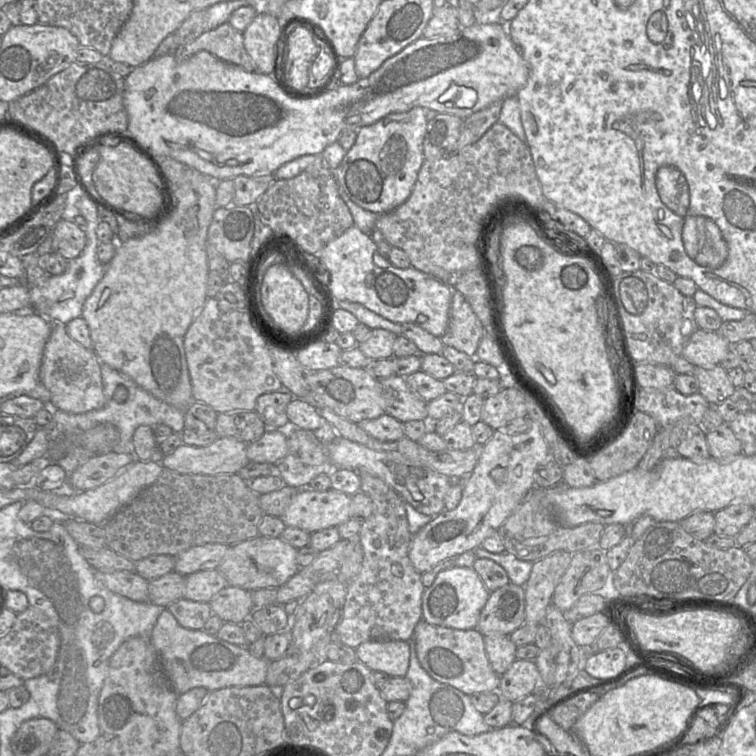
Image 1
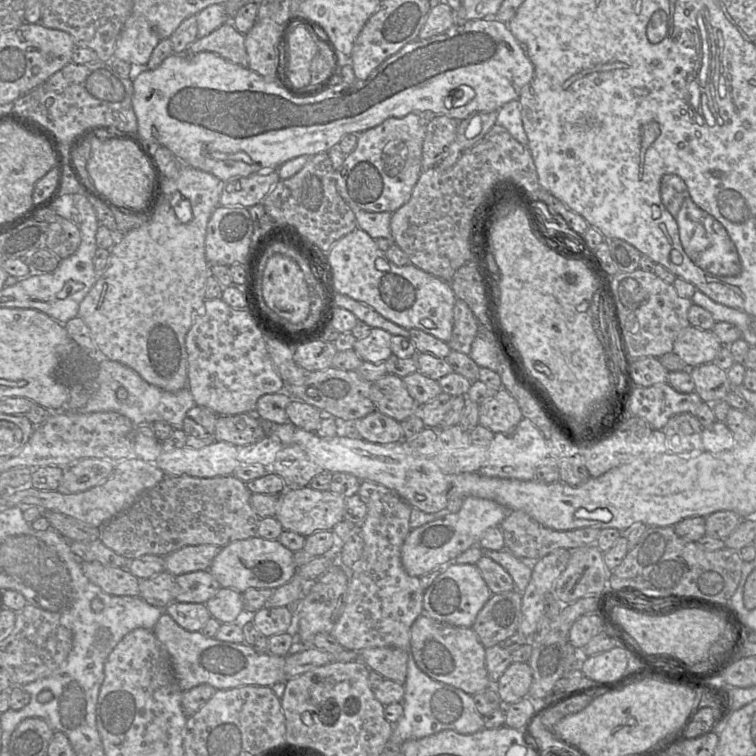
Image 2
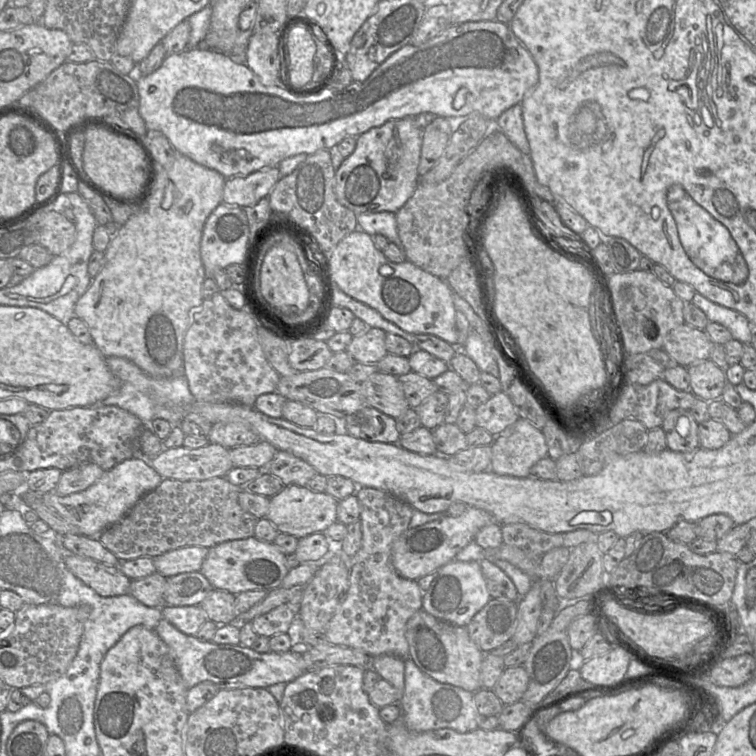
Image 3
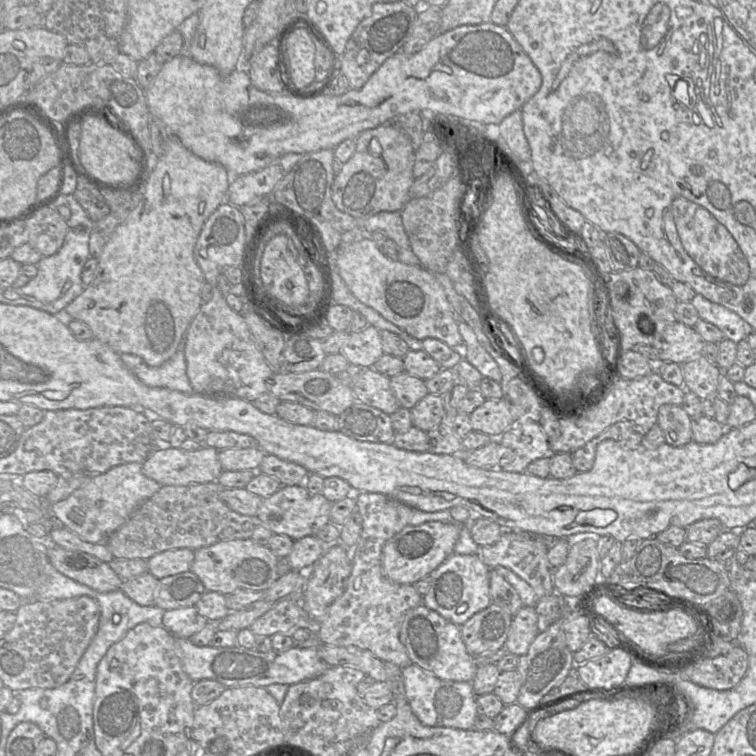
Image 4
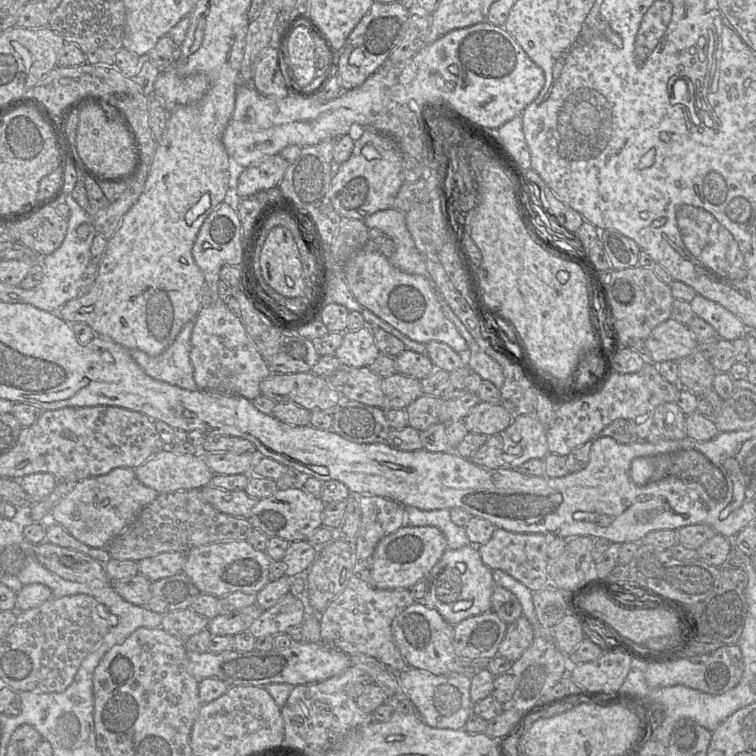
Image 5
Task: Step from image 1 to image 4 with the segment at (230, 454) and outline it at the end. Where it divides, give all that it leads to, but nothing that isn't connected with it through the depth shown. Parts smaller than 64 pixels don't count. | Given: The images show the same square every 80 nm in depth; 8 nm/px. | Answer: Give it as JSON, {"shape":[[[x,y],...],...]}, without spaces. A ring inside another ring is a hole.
{"shape":[[[162,443],[142,463],[142,471],[161,486],[217,481],[223,471],[218,451],[208,446],[188,451]]]}

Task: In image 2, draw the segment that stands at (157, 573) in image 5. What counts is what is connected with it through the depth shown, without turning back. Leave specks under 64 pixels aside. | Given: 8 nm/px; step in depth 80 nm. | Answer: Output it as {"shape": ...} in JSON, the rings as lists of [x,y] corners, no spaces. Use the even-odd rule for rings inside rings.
{"shape":[[[211,544],[185,546],[164,557],[165,571],[177,576],[208,570],[220,549]]]}

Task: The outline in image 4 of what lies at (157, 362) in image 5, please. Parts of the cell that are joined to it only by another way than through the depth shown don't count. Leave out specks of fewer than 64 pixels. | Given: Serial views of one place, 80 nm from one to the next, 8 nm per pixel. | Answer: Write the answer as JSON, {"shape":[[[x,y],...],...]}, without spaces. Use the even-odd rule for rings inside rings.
{"shape":[[[184,337],[175,354],[157,367],[147,365],[137,355],[129,353],[118,354],[125,366],[145,385],[153,388],[176,390],[188,395],[194,393],[186,373]]]}

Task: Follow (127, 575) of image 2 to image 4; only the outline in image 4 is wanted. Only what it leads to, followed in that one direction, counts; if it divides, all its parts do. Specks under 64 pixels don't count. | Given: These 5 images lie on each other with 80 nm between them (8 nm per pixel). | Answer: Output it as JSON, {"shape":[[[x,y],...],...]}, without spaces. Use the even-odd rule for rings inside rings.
{"shape":[[[50,544],[48,558],[60,573],[100,593],[119,590],[124,581],[108,563],[82,551]]]}

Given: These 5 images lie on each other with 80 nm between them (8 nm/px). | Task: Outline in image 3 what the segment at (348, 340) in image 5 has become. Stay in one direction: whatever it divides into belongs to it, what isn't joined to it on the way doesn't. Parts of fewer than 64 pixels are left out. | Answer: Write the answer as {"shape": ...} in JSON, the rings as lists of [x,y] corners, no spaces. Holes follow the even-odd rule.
{"shape":[[[371,327],[365,334],[353,336],[346,351],[356,363],[377,364],[388,354],[385,344],[386,334],[380,328]]]}

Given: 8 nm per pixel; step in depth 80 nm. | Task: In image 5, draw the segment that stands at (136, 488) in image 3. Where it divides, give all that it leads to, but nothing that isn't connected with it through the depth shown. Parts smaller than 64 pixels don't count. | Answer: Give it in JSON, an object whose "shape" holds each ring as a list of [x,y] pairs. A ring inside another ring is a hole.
{"shape":[[[118,467],[105,475],[77,481],[73,489],[53,507],[49,521],[61,525],[74,538],[90,547],[105,548],[158,494],[137,479],[133,468]]]}

